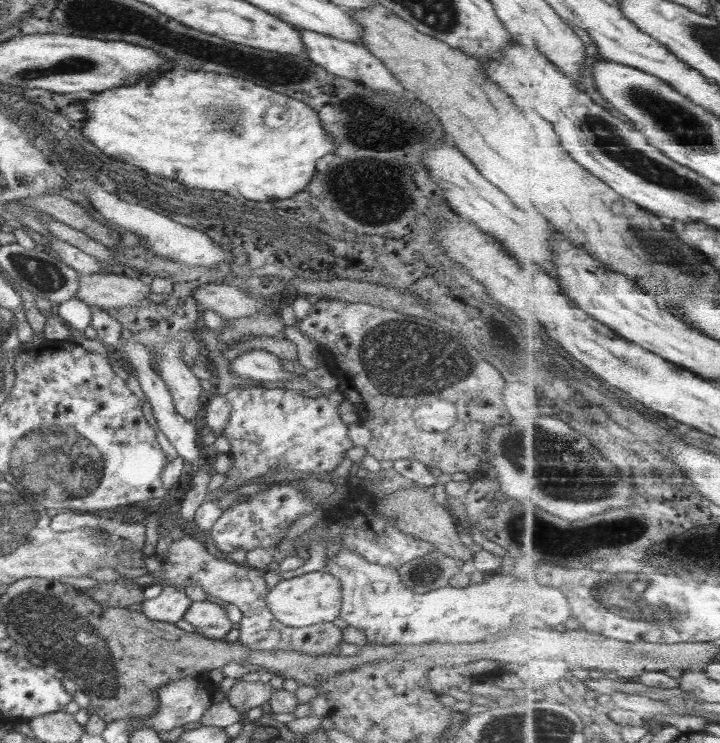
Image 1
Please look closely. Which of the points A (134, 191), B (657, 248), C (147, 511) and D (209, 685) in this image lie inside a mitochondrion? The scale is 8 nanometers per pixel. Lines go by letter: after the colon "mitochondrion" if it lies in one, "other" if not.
A: other
B: mitochondrion
C: other
D: other

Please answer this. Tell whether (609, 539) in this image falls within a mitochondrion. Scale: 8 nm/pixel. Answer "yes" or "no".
yes

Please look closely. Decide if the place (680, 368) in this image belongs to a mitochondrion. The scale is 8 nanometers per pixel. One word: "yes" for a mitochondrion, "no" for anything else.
no

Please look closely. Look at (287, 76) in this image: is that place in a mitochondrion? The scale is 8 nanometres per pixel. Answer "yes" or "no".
no

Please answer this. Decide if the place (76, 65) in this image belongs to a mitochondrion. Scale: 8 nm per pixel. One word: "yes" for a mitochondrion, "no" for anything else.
yes

